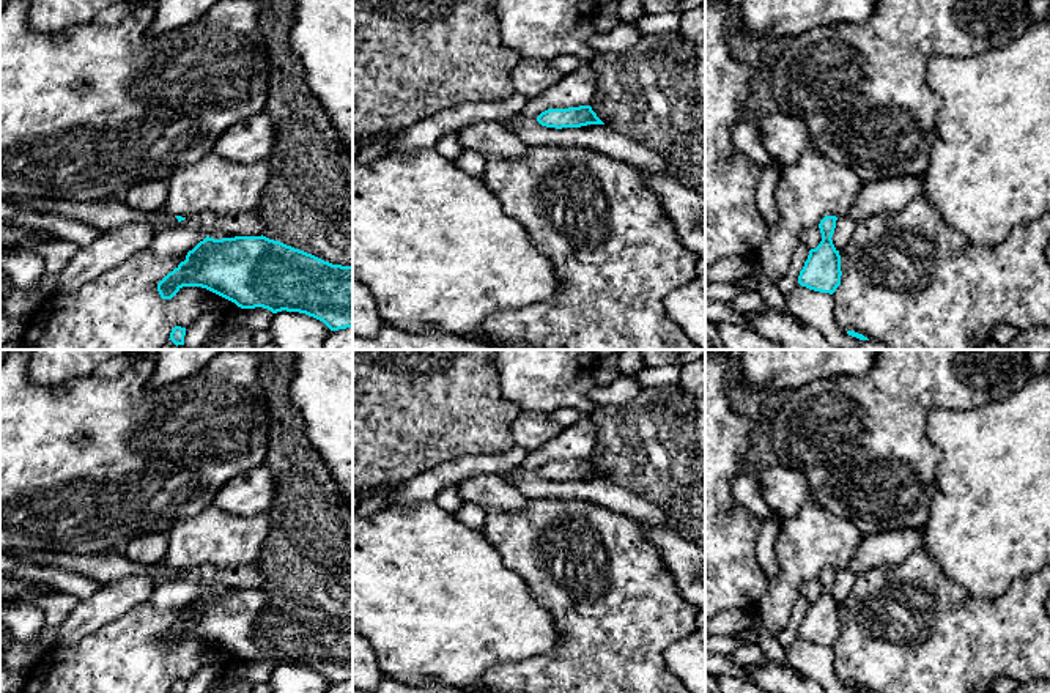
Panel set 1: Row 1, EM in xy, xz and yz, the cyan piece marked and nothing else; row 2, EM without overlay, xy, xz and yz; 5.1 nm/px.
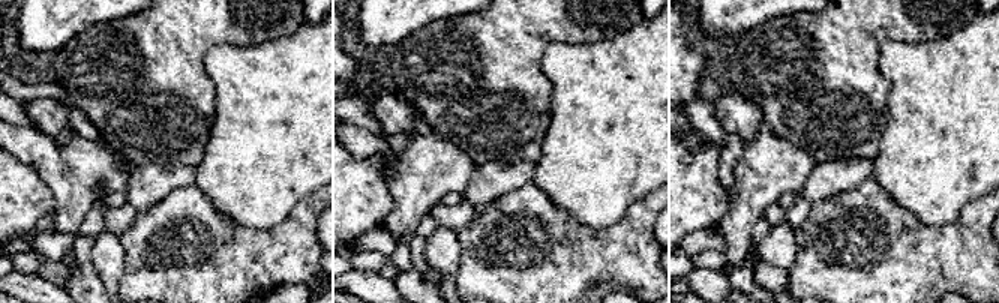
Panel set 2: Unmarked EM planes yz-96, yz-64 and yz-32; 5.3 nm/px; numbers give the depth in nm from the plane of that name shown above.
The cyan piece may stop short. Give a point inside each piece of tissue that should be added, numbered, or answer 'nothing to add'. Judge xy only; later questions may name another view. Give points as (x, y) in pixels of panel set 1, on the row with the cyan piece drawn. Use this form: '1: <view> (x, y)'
1: xy (103, 216)

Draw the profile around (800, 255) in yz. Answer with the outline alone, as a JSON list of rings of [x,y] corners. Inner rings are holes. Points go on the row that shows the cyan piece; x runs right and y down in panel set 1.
[[[801,243],[795,249],[795,252],[792,255],[792,261],[790,261],[789,271],[787,271],[787,274],[782,277],[782,280],[778,285],[779,290],[784,295],[790,293],[793,288],[797,288],[800,285],[798,284],[798,276],[800,276],[800,271],[804,266],[804,261],[808,260],[809,250],[811,249],[808,246],[804,246],[804,244],[801,244]]]

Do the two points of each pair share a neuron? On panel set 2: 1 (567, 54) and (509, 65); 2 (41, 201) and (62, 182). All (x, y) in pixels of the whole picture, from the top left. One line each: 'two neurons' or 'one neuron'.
1: two neurons
2: two neurons

